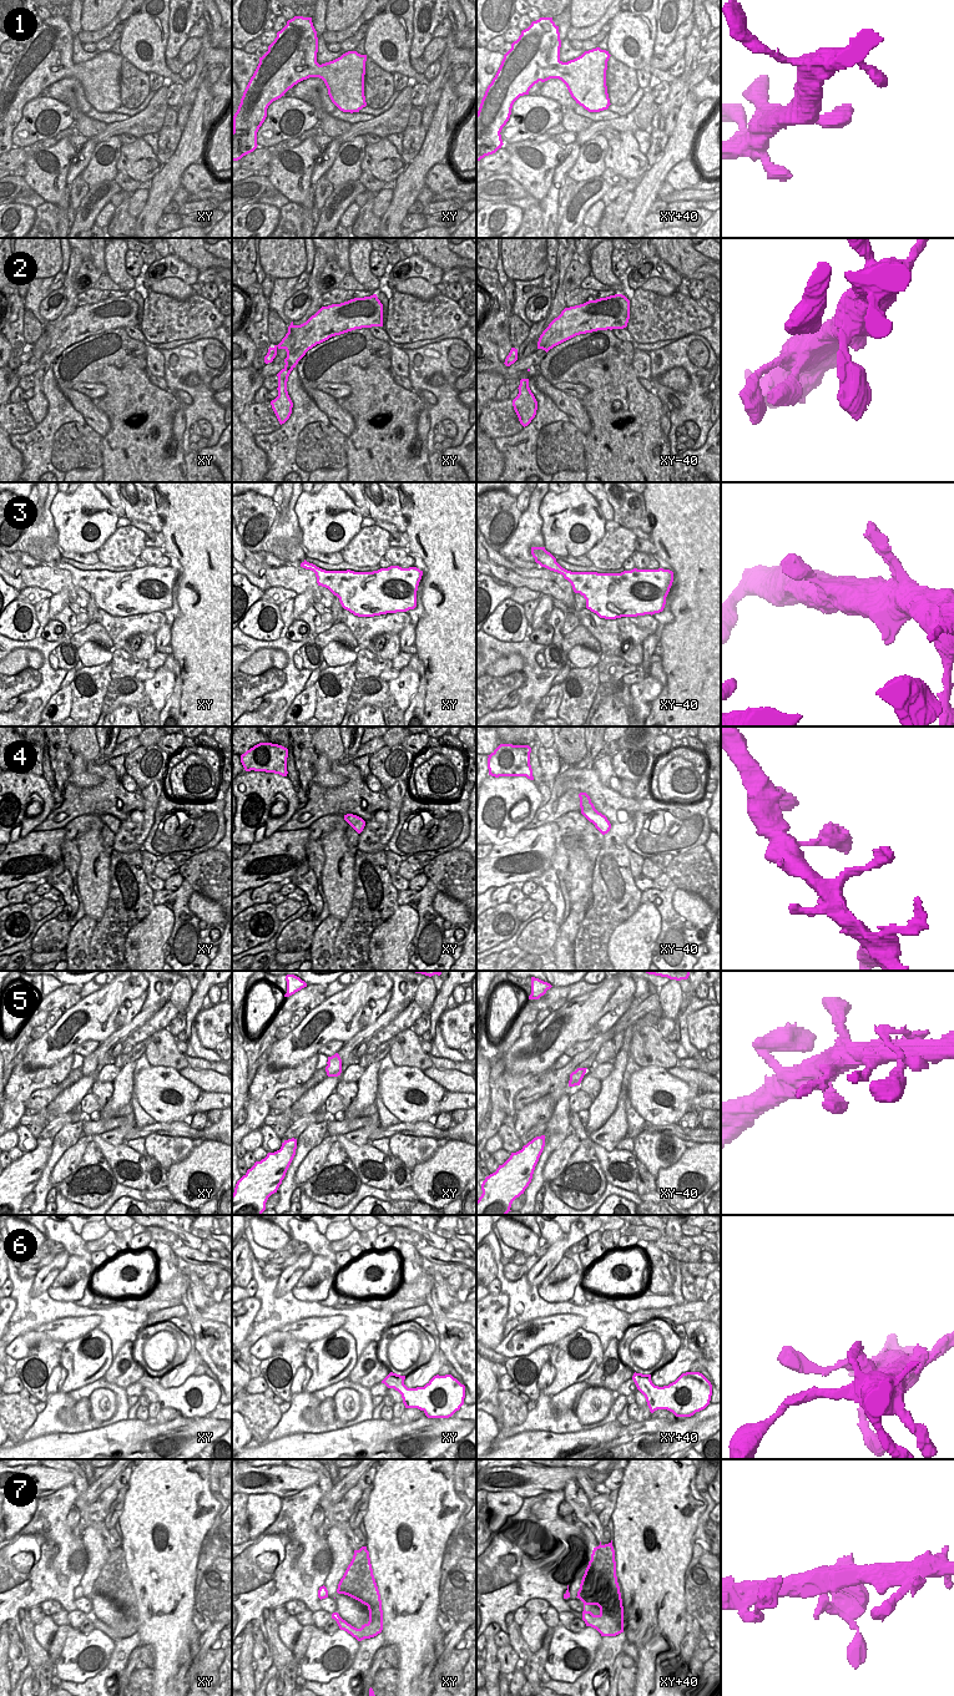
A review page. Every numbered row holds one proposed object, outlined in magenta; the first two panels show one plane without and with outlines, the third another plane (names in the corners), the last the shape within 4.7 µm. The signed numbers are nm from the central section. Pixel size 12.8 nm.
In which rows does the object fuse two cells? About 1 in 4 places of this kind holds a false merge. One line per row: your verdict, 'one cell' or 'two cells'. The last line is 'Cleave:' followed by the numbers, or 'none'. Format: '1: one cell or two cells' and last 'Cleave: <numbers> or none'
1: one cell
2: one cell
3: one cell
4: one cell
5: one cell
6: one cell
7: one cell
Cleave: none

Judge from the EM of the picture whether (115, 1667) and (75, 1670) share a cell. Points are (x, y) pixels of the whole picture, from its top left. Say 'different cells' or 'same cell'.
different cells

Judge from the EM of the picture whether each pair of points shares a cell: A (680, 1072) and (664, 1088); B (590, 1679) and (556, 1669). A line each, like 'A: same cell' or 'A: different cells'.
A: different cells
B: different cells

